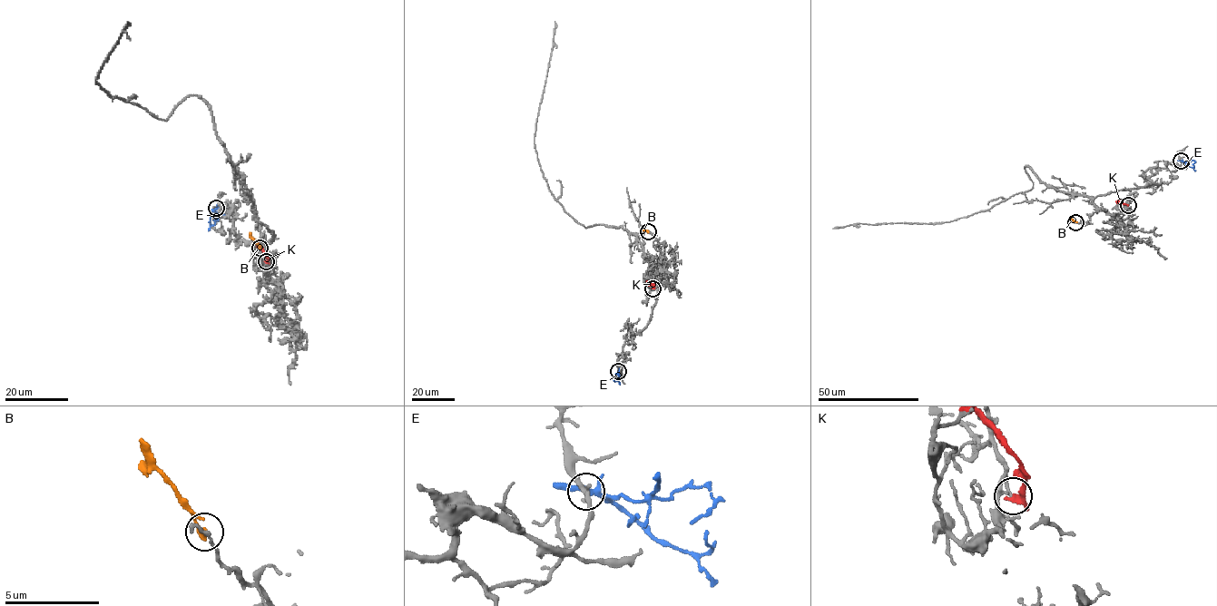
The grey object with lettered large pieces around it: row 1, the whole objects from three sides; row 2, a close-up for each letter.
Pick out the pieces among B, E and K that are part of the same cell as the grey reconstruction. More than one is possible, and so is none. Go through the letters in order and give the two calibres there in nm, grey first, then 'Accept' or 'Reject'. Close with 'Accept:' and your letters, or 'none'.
B: Thickness 160 nm (grey) against 280 nm. Reject
E: Thickness 160 nm (grey) against 240 nm. Reject
K: Thickness 140 nm (grey) against 340 nm. Reject
Accept: none

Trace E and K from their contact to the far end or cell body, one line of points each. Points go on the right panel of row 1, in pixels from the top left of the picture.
E: (1181, 161), (1191, 167), (1193, 165)
K: (1127, 205), (1115, 201)

